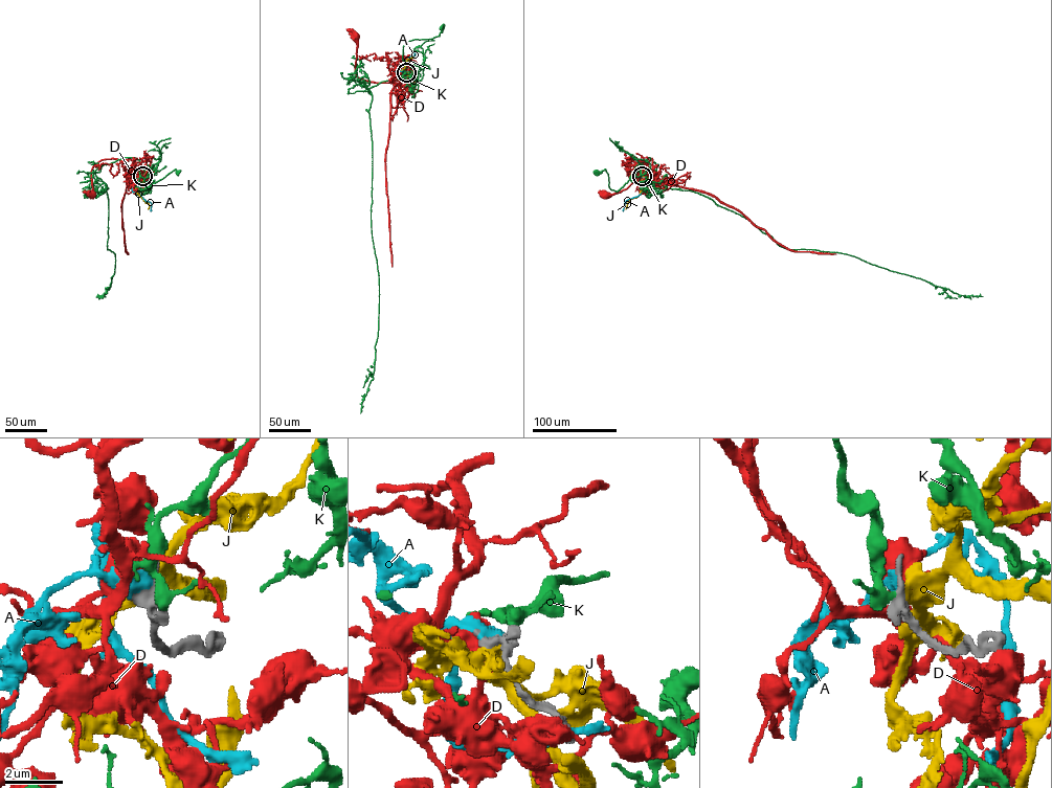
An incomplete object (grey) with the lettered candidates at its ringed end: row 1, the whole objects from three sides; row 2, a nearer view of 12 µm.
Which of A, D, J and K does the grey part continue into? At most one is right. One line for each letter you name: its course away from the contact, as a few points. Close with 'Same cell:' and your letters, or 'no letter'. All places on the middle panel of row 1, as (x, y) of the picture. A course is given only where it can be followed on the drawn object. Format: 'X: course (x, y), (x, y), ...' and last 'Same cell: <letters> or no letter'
A: course (406, 72), (402, 69), (396, 71), (402, 71), (415, 53)
Same cell: A

